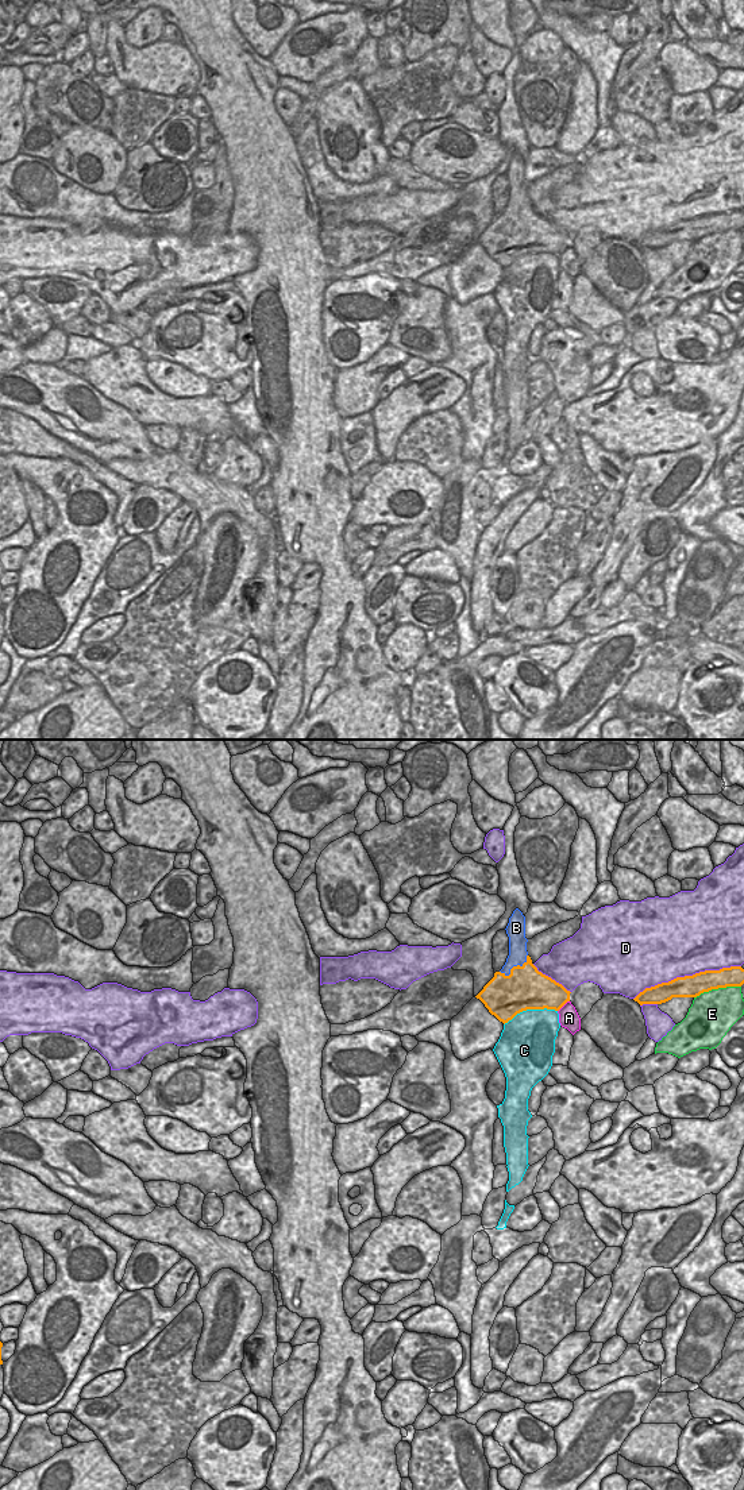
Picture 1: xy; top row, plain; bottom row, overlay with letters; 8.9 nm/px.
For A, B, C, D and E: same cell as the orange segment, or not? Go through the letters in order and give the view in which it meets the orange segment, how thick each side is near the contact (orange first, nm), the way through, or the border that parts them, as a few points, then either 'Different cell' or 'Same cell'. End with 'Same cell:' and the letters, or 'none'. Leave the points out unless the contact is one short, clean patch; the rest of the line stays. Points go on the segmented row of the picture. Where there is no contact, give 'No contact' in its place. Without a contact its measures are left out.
A: Touches orange in xy. Thickness 320 nm (orange) against 180 nm. Boundary: xy (569, 1000), (558, 1011). Different cell
B: Touches orange in xy. Thickness 380 nm (orange) against 170 nm. Boundary: xy (527, 954), (527, 958), (515, 965), (508, 975), (500, 972). Different cell
C: Touches orange in xy. Thickness 380 nm (orange) against 440 nm. Different cell
D: Touches orange in xy. Thickness 190 nm (orange) against 480 nm. Different cell
E: Touches orange in xy. Thickness 190 nm (orange) against 400 nm. Different cell
Same cell: none.

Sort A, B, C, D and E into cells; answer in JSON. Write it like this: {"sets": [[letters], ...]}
{"sets": [["A"], ["B"], ["C"], ["D"], ["E"]]}

